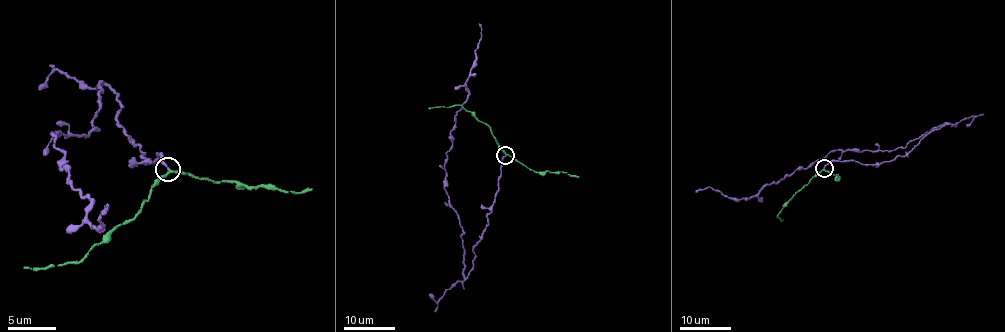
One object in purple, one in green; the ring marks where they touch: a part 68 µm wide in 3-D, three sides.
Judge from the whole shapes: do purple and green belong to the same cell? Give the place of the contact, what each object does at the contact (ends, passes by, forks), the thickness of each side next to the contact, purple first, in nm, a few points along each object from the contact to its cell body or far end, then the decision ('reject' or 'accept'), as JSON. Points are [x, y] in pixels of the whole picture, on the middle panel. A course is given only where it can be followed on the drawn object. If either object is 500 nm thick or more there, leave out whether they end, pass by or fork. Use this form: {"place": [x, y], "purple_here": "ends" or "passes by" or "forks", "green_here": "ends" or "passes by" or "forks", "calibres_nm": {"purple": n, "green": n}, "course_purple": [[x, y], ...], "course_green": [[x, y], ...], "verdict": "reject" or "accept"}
{"place": [505, 155], "purple_here": "ends", "green_here": "passes by", "calibres_nm": {"purple": 180, "green": 160}, "course_purple": [[505, 155], [466, 277], [445, 160], [466, 100], [478, 24]], "course_green": [[506, 155], [491, 129], [460, 105], [429, 109]], "verdict": "reject"}

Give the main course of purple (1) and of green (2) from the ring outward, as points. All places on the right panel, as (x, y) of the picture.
1: (823, 168), (834, 161), (893, 161), (947, 125), (904, 148), (833, 150), (747, 199), (710, 187), (696, 192)
2: (823, 168), (777, 215), (783, 219)

